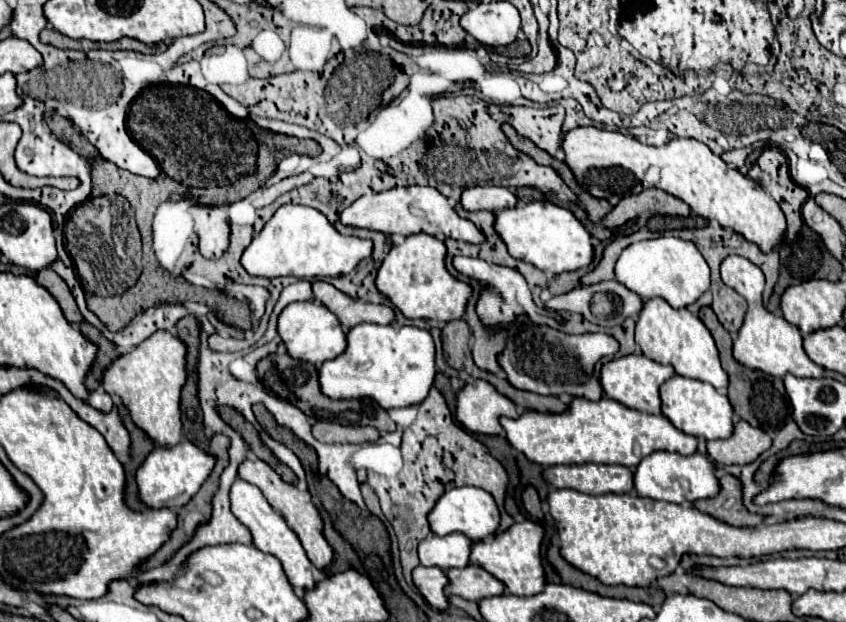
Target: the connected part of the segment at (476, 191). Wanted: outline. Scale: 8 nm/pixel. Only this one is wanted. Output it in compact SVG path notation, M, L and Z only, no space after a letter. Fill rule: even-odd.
M472 186L462 192L460 204L468 212L476 210L504 210L516 204L516 196L510 188L502 186Z

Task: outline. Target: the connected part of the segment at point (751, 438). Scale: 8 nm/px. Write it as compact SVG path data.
M734 418L734 432L724 440L706 442L706 452L718 464L750 464L772 444L764 430Z

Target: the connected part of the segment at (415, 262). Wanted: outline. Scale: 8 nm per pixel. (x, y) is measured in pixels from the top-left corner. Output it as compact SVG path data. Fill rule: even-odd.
M410 234L402 244L392 246L388 256L382 260L376 272L376 288L380 294L390 298L390 302L406 318L424 318L424 320L456 320L464 316L466 302L470 298L470 286L456 280L444 268L446 246L442 240L430 234Z

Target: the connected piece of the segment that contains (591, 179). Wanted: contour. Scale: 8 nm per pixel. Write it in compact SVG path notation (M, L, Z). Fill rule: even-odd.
M578 126L564 134L564 162L576 182L596 198L616 204L620 198L640 194L646 188L660 188L684 200L694 214L718 220L720 226L732 228L748 242L754 242L764 254L772 252L786 234L786 218L778 202L764 192L752 178L732 170L724 160L694 138L676 138L664 146L644 146L636 138L594 126Z

